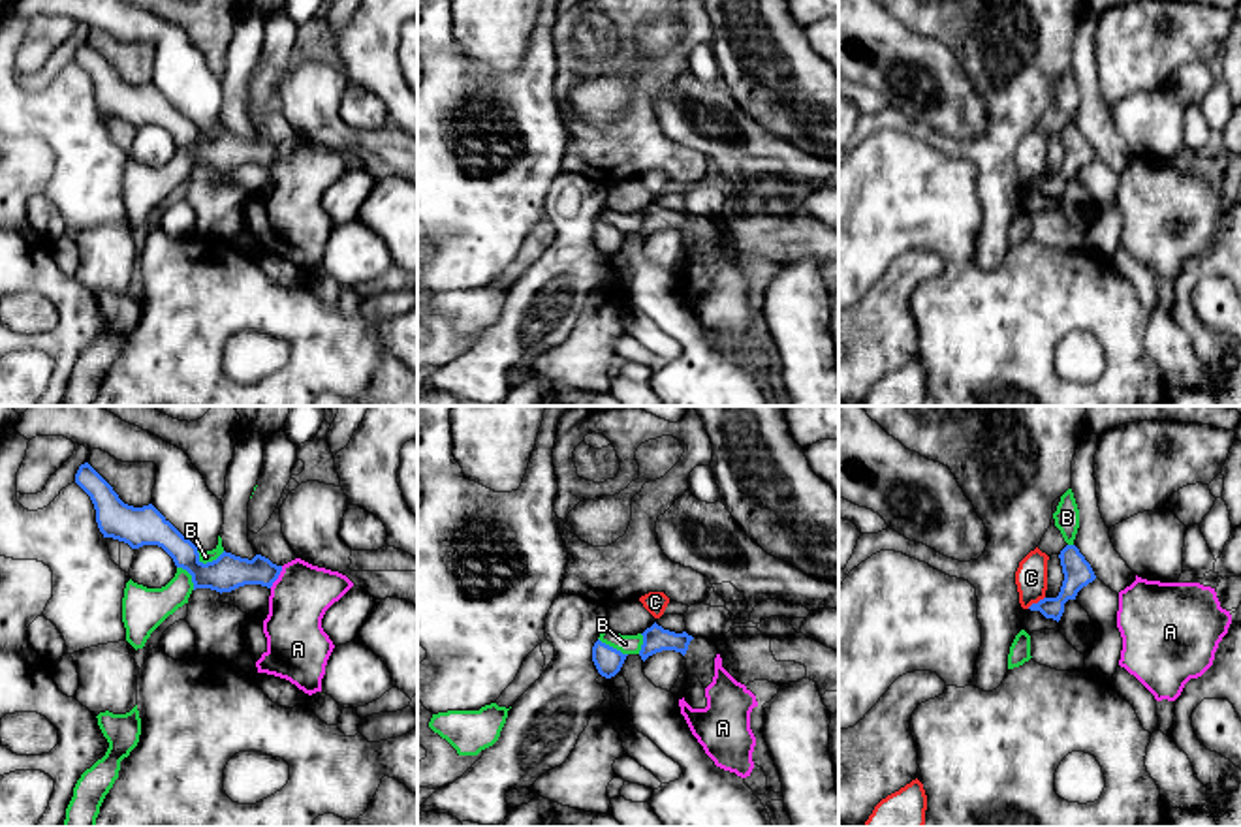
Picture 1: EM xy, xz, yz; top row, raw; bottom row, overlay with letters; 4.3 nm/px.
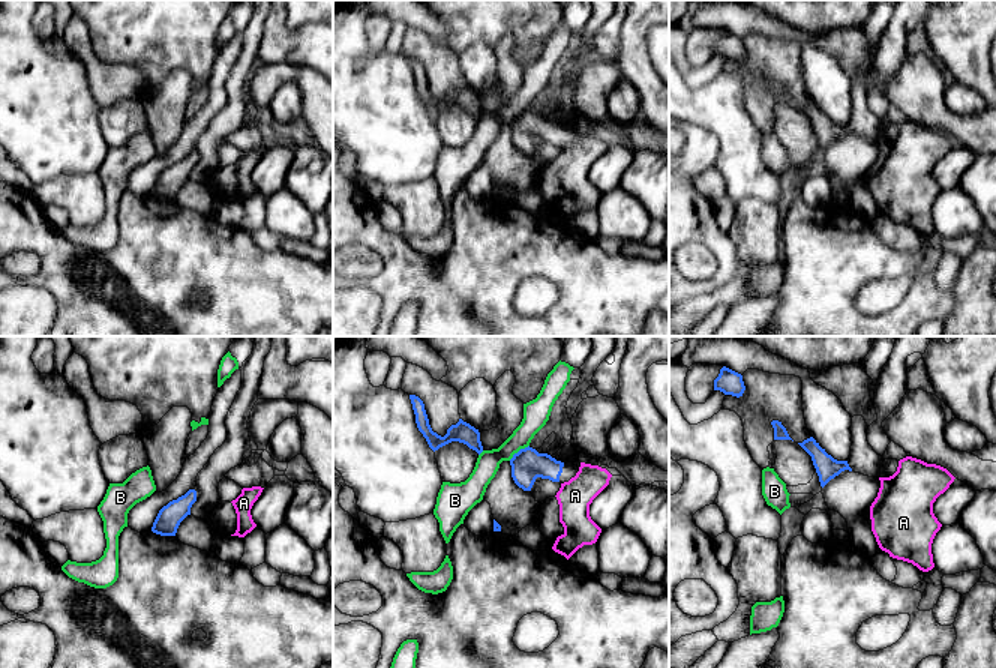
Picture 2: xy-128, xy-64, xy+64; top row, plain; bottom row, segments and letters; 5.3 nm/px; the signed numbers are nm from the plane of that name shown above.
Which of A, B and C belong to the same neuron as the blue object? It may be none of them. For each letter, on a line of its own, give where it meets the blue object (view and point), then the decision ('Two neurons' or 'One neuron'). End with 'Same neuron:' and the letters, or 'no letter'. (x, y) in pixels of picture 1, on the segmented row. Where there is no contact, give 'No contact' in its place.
A: Touches blue at xy (277, 577). Two neurons
B: Touches blue at xy (207, 562). Two neurons
C: Touches blue at yz (1035, 604). Two neurons
Same neuron: no letter

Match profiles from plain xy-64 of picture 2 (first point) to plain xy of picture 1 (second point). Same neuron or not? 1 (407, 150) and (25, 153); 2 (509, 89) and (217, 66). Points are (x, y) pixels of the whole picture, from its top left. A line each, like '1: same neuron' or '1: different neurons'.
1: different neurons
2: same neuron

